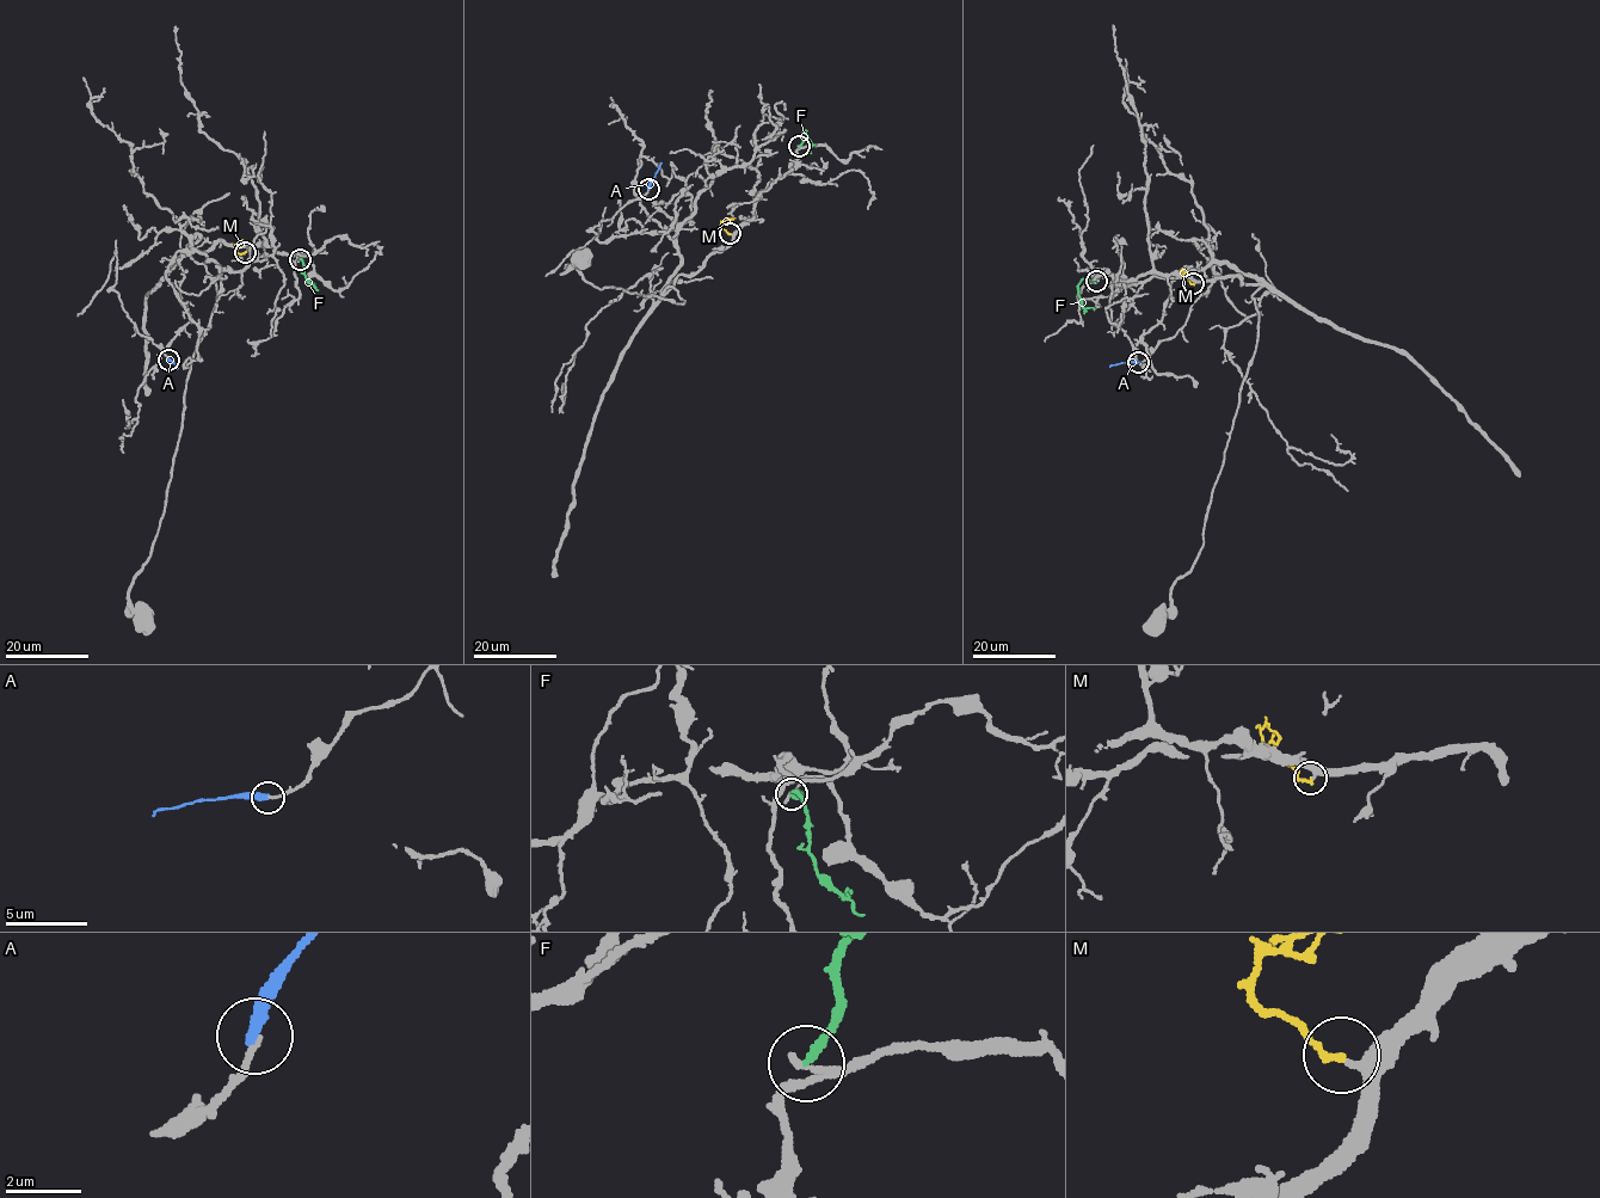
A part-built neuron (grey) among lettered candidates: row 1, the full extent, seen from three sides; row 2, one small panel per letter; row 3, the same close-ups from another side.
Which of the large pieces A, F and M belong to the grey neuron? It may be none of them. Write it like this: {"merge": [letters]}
{"merge": ["M"]}

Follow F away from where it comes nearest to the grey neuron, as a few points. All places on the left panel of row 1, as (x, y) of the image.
F: (300, 259), (308, 282), (315, 284)

